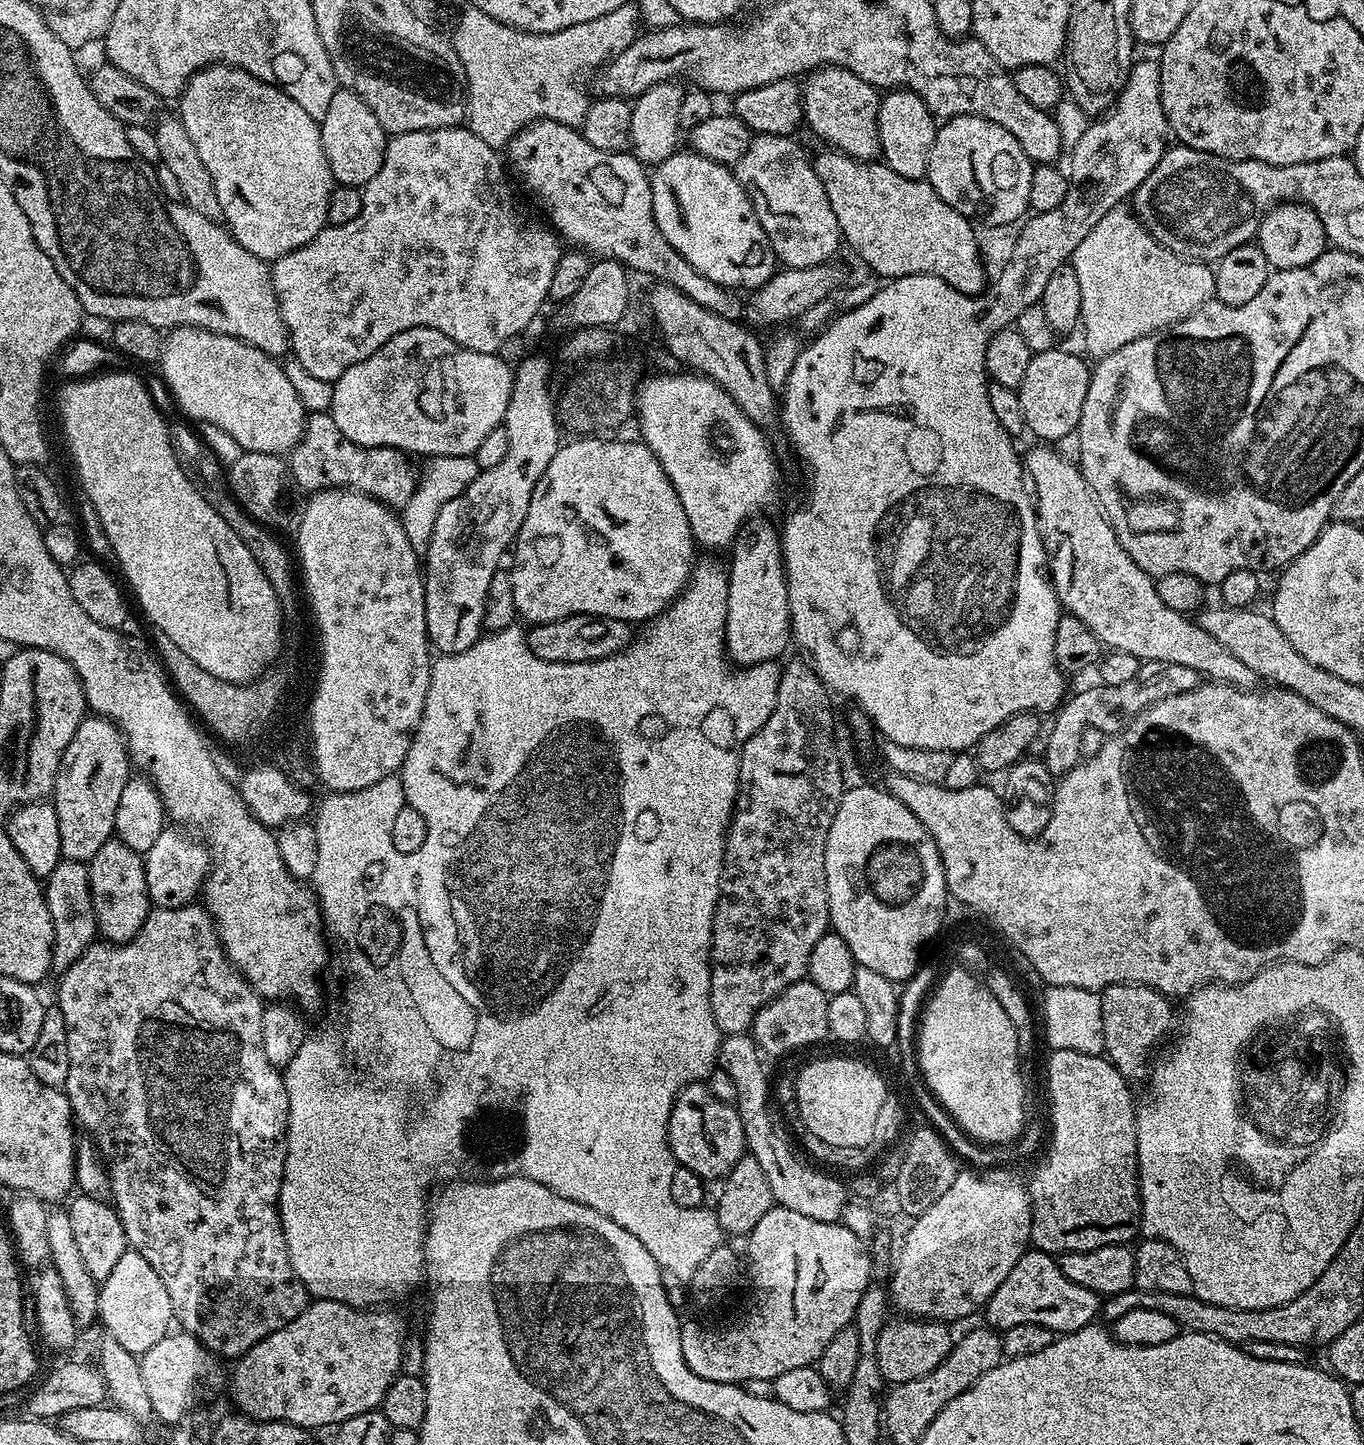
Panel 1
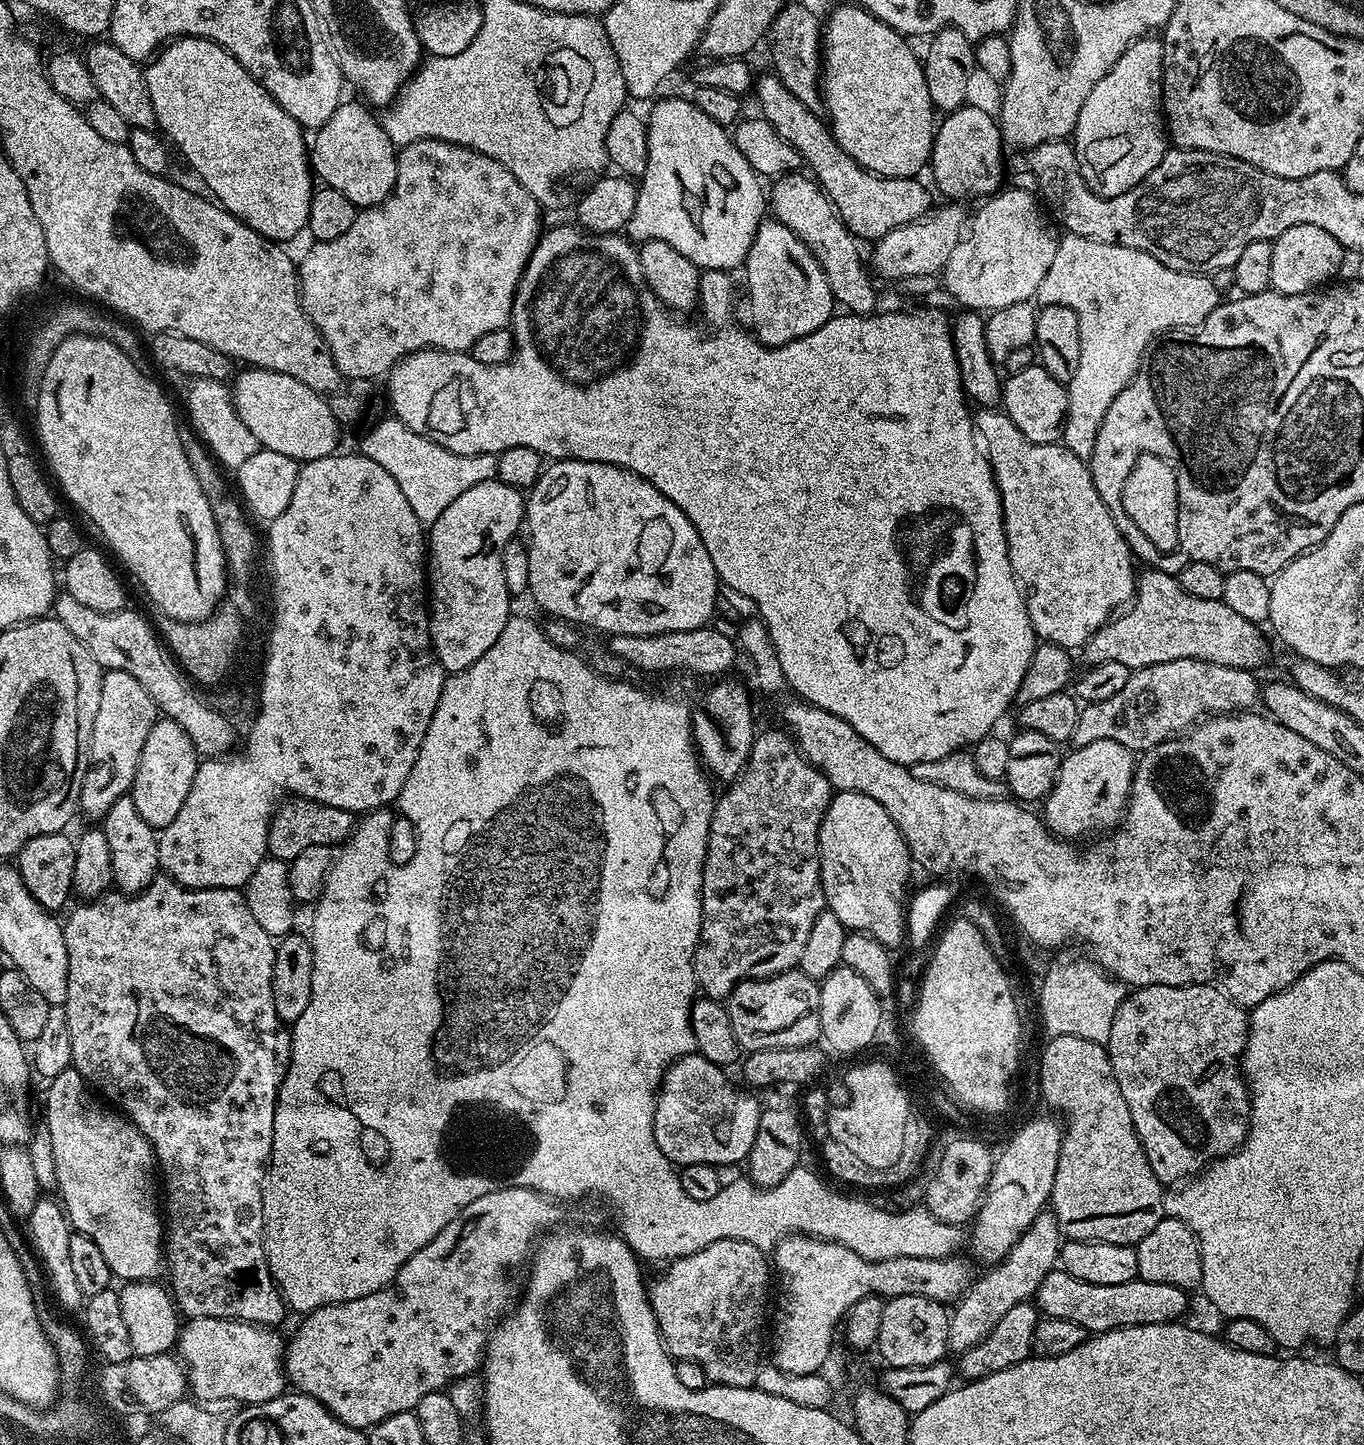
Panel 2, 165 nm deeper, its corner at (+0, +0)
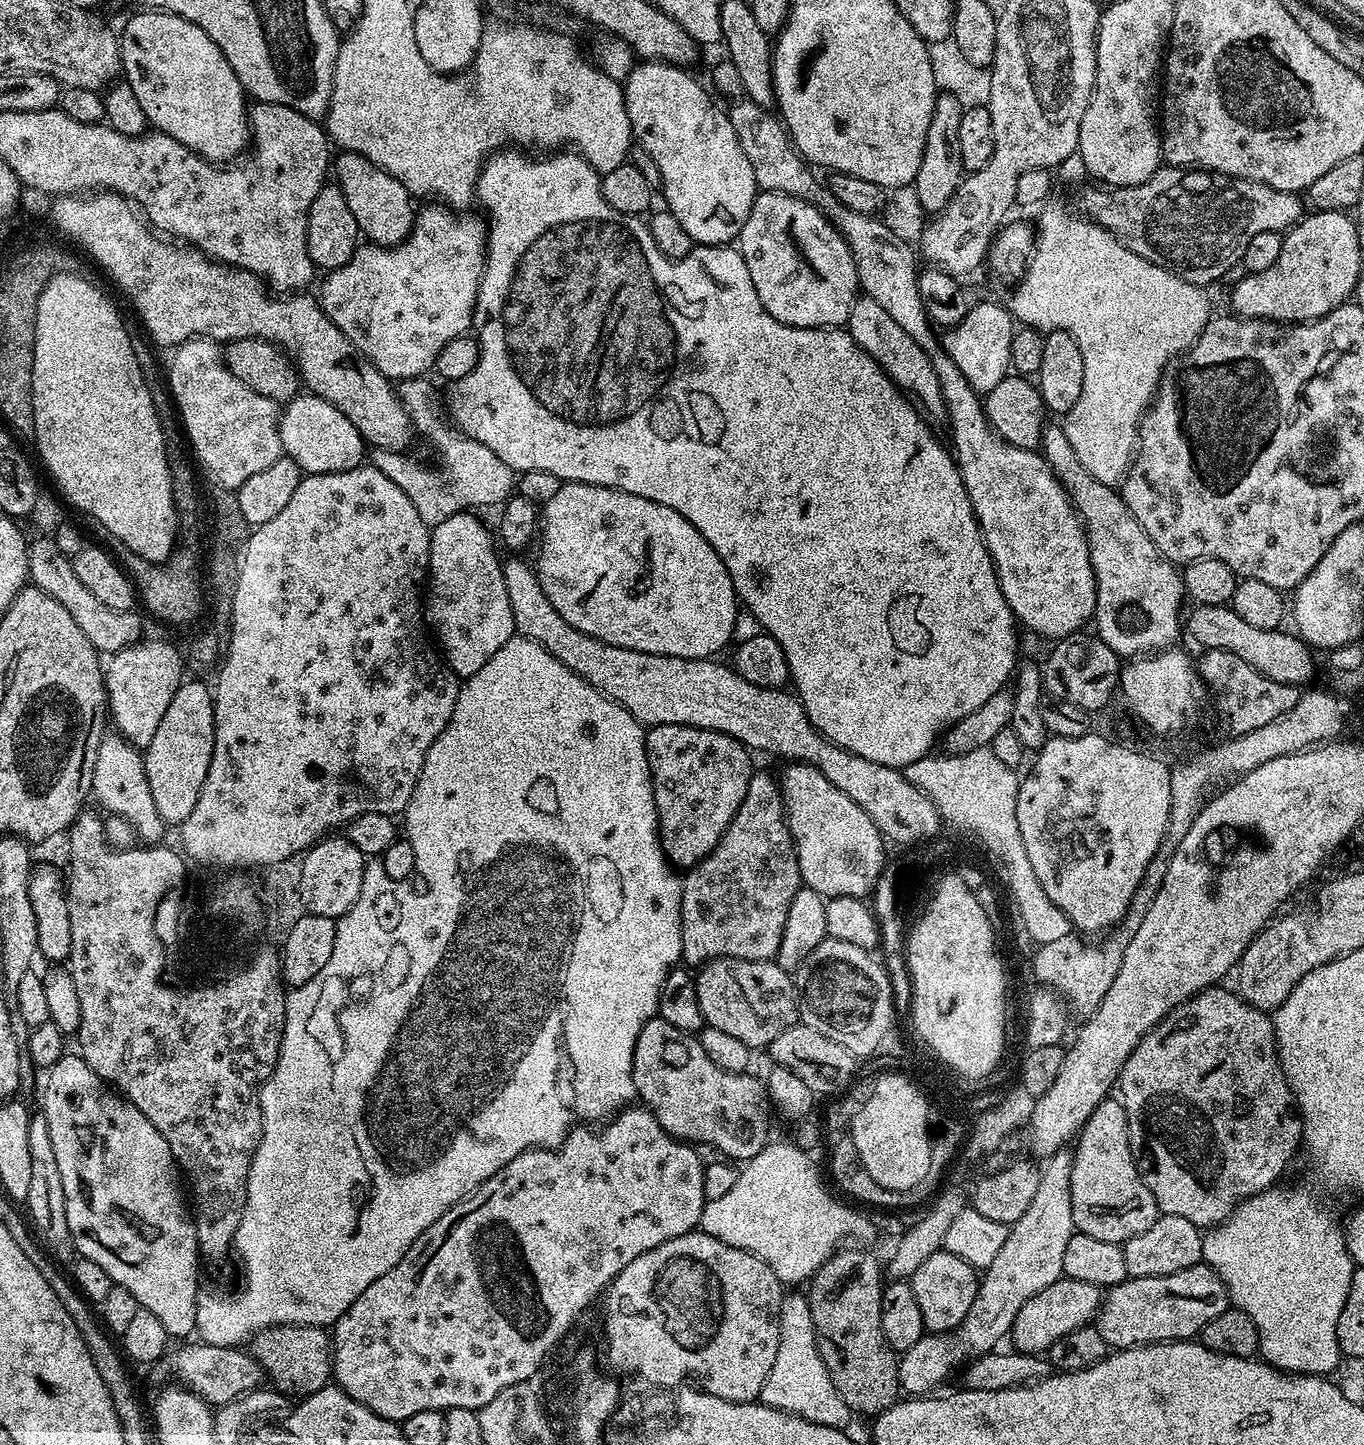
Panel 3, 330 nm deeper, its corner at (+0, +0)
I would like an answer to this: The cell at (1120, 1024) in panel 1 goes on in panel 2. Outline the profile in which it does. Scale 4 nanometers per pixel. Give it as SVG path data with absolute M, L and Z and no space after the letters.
M1155 984L1129 991L1116 1009L1113 1026L1110 1028L1109 1040L1106 1043L1110 1066L1114 1070L1114 1078L1118 1078L1118 1087L1122 1089L1122 1098L1126 1098L1126 1106L1130 1106L1130 1118L1134 1122L1134 1130L1142 1142L1142 1150L1150 1162L1150 1170L1160 1180L1161 1185L1172 1186L1175 1180L1187 1181L1201 1173L1213 1160L1221 1156L1229 1156L1235 1152L1248 1137L1248 1122L1252 1113L1252 1104L1248 1095L1248 1085L1242 1075L1242 1057L1248 1041L1249 1013L1220 988L1213 984L1187 984L1186 986L1166 986Z

